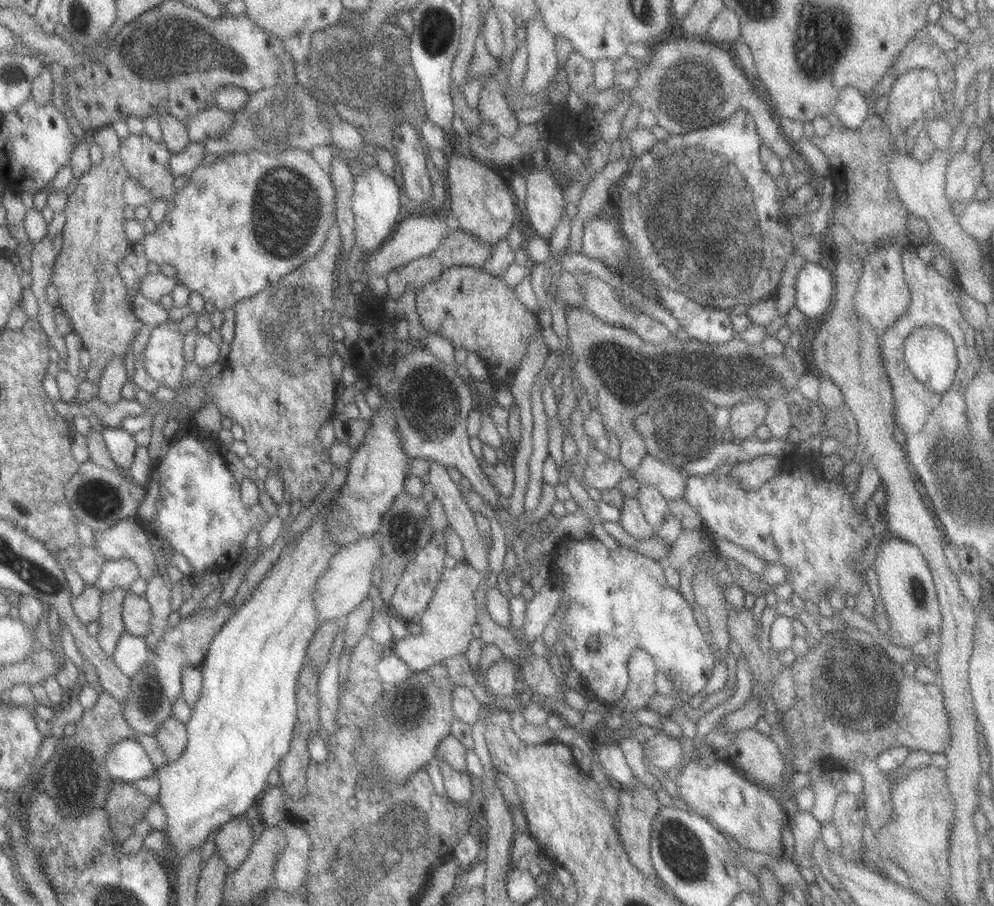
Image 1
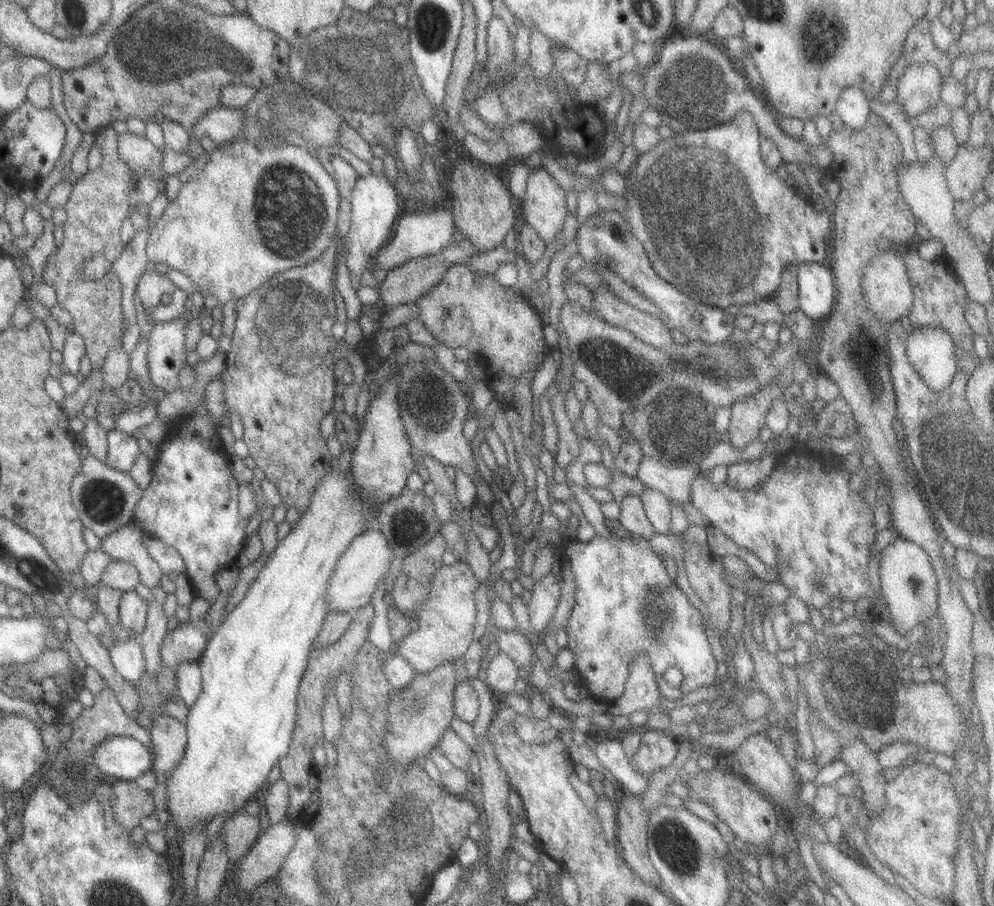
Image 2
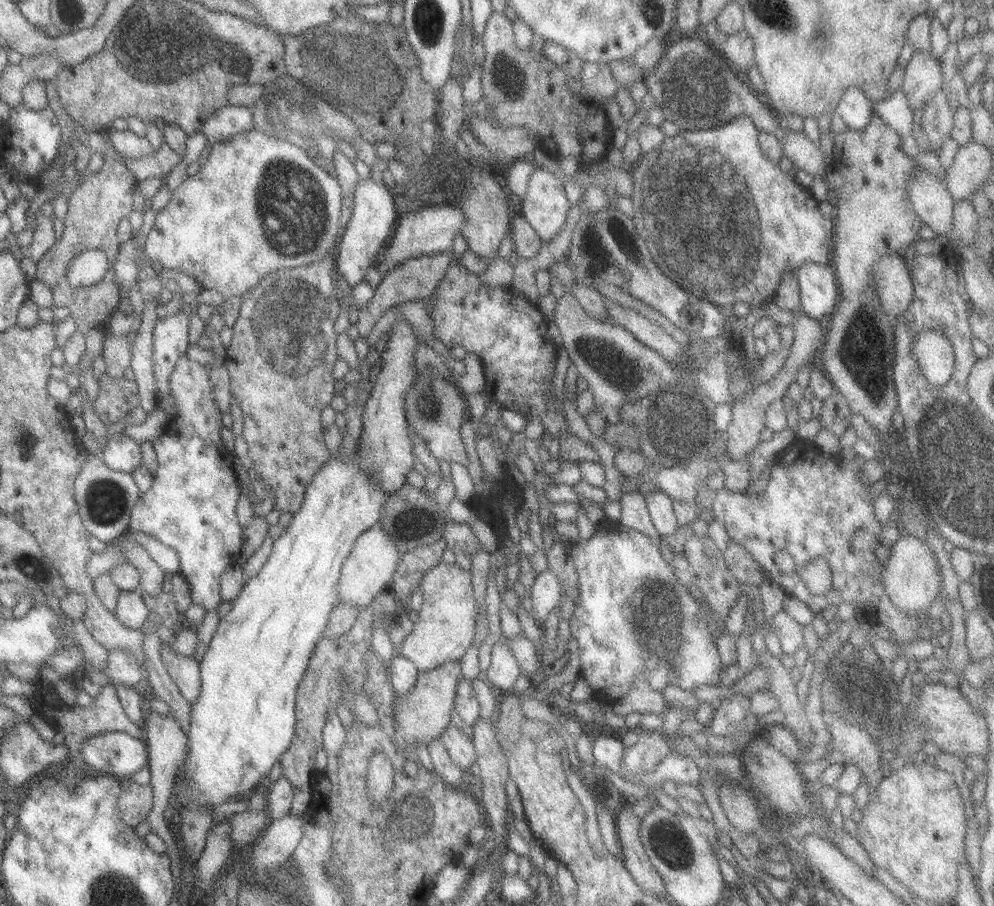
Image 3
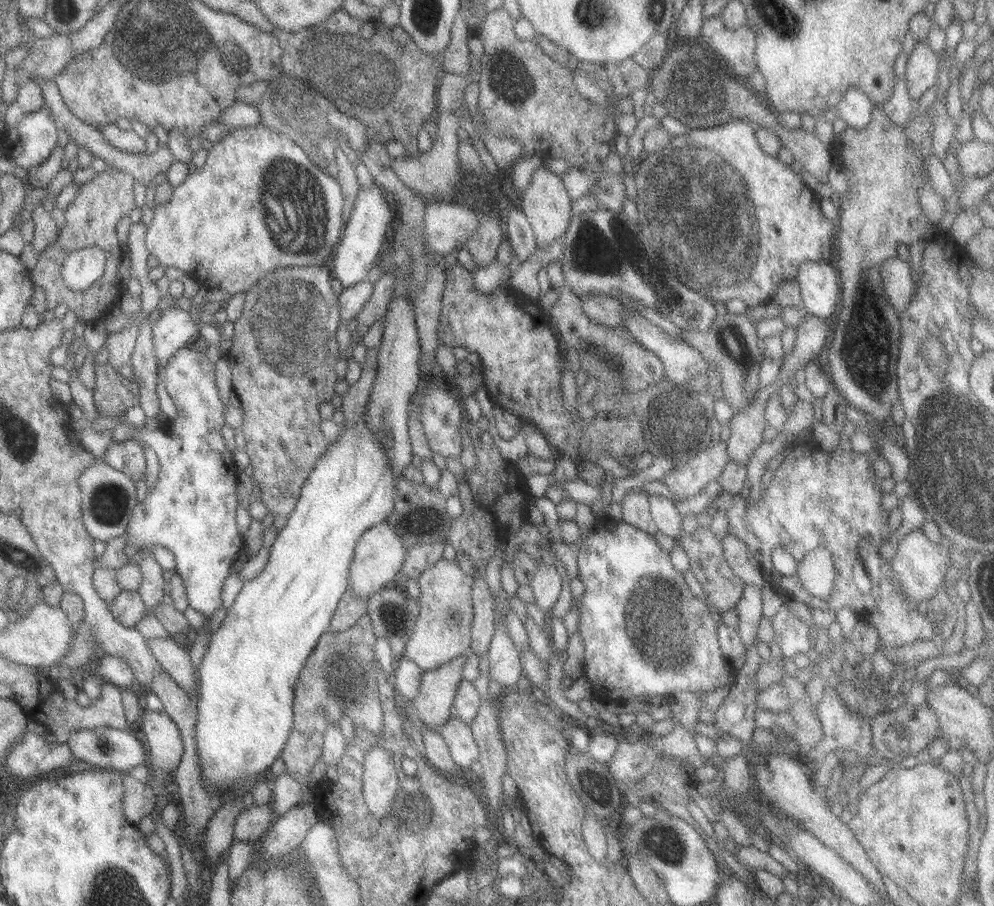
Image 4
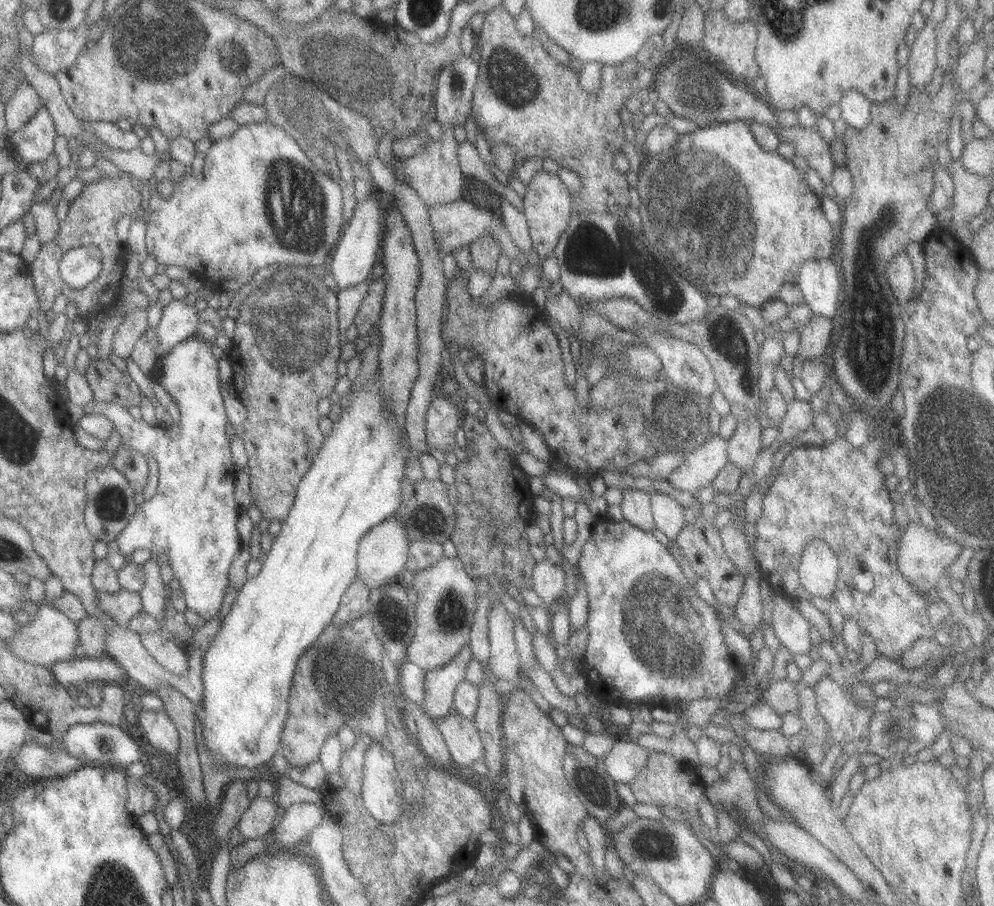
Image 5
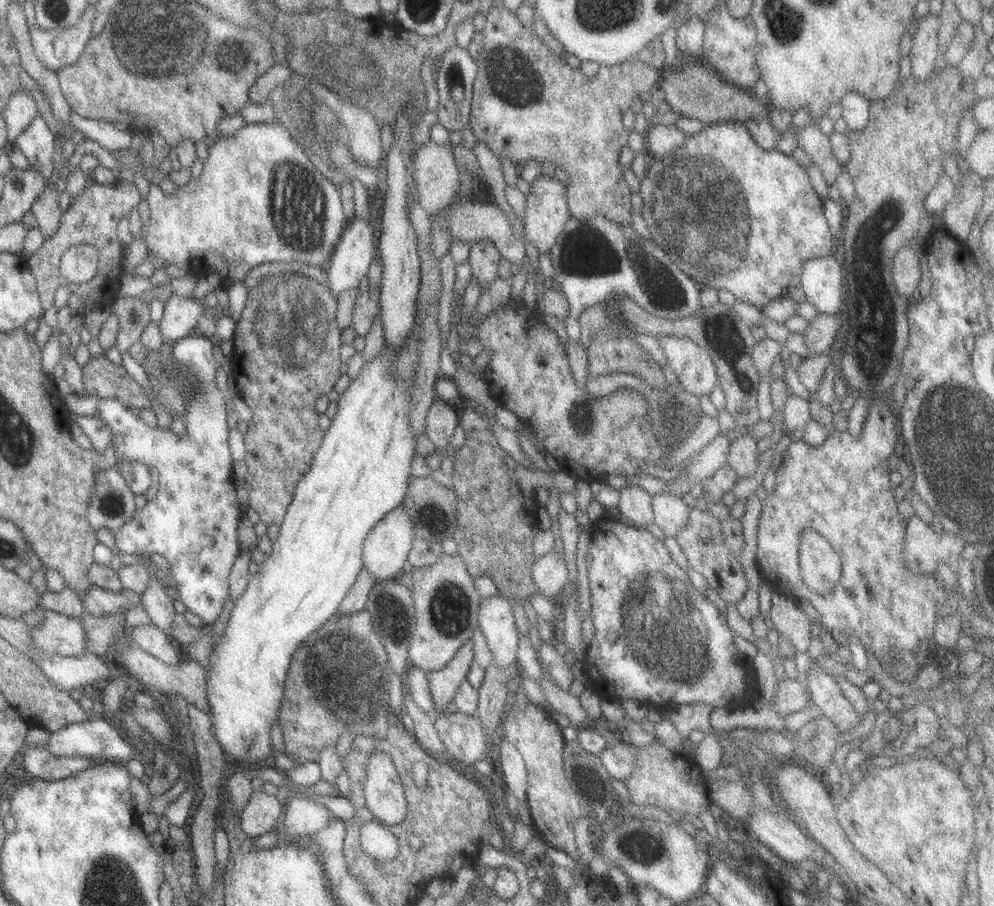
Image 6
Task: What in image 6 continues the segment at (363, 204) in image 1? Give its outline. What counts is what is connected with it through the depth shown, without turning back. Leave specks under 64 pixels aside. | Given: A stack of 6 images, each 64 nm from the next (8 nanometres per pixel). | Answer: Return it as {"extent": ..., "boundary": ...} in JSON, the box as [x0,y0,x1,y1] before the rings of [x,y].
{"extent":[323,217,377,297],"boundary":[[[358,217],[349,220],[348,225],[341,231],[341,236],[339,236],[337,244],[334,244],[332,253],[323,267],[327,274],[325,287],[327,287],[331,296],[336,297],[341,292],[362,286],[371,261],[377,256],[375,250],[376,238],[373,237],[373,231],[374,229],[368,220]]]}

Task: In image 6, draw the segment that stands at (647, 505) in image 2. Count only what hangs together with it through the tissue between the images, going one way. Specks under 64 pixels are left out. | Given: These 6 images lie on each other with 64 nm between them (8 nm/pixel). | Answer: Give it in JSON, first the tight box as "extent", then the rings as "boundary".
{"extent":[650,488,689,538],"boundary":[[[670,488],[651,496],[650,505],[653,523],[665,537],[674,538],[688,522],[689,507],[683,503],[681,496],[673,494]]]}

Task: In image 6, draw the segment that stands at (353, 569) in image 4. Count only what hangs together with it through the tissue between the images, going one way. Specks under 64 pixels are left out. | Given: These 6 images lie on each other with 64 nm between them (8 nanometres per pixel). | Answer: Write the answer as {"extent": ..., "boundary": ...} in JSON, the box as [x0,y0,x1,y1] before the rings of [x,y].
{"extent":[361,505,415,582],"boundary":[[[399,505],[387,512],[372,530],[365,536],[361,552],[361,568],[371,573],[373,582],[396,579],[401,574],[401,566],[405,564],[407,554],[415,538],[413,522],[405,512],[405,507]]]}

